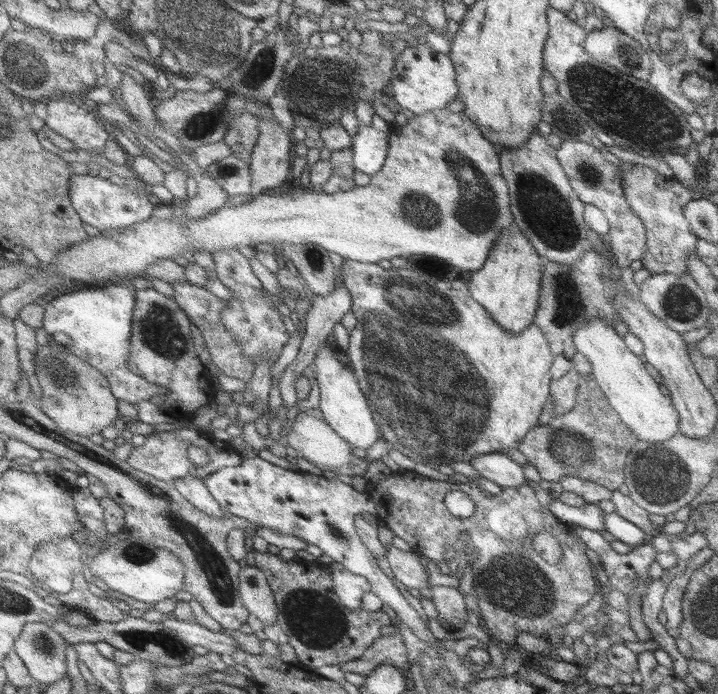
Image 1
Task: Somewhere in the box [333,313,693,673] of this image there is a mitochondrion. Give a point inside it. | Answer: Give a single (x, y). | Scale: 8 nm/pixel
(521, 593)

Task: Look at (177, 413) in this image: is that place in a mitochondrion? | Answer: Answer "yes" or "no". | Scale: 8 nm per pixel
no

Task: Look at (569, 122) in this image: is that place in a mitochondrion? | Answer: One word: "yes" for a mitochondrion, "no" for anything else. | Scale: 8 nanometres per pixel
yes

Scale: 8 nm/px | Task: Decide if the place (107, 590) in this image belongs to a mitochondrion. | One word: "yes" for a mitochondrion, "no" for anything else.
no

